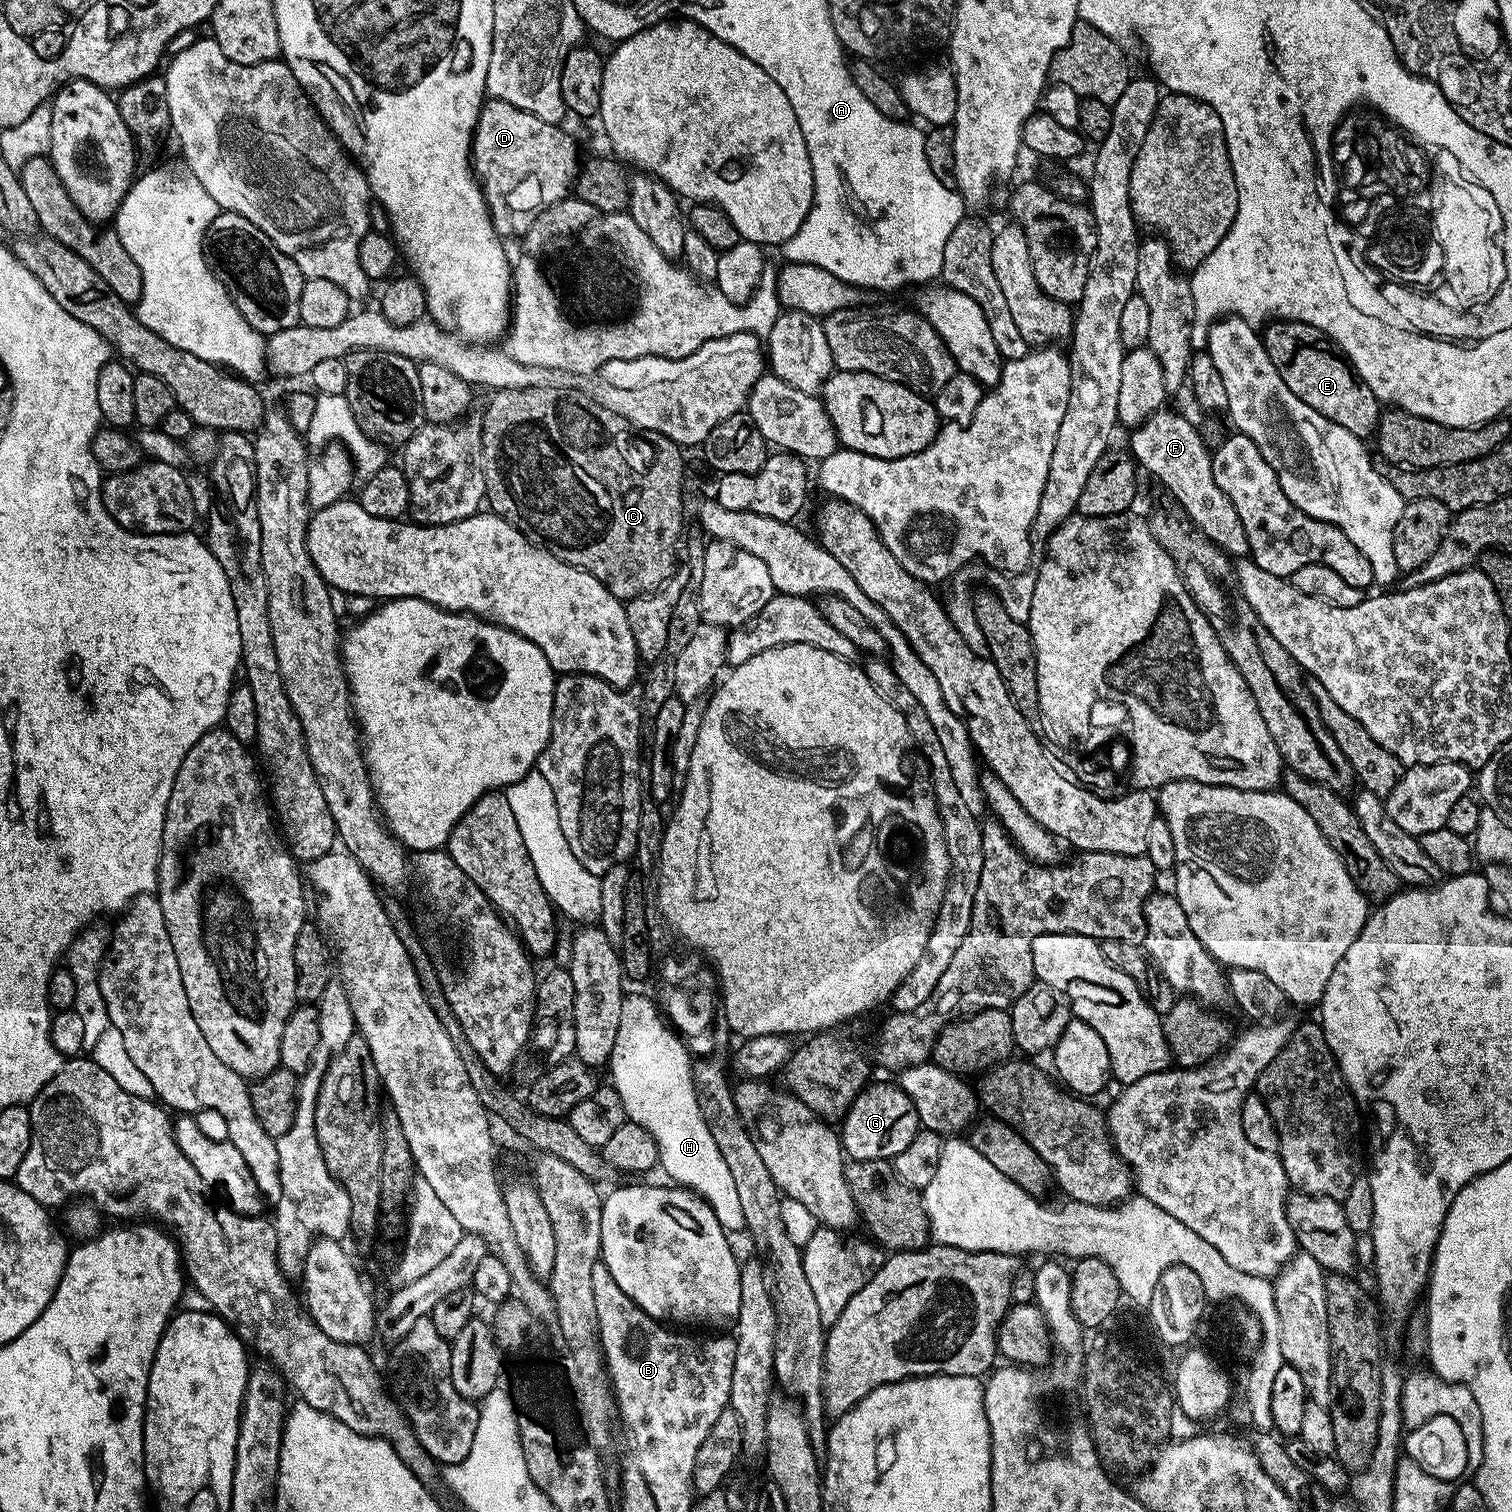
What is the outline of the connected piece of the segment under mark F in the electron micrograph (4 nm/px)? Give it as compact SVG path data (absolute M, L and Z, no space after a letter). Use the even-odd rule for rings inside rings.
M1168 411L1155 412L1150 418L1146 418L1146 422L1131 429L1130 451L1133 460L1180 503L1179 511L1192 521L1194 527L1199 528L1206 539L1217 544L1229 557L1247 557L1248 539L1242 518L1238 518L1234 502L1230 502L1230 498L1226 498L1226 494L1218 490L1218 482L1214 482L1210 448L1204 445L1199 430L1186 417Z

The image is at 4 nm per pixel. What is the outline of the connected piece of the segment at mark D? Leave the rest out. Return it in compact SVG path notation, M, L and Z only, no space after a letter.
M485 99L476 129L472 132L472 171L476 173L478 187L484 192L486 211L492 216L492 224L502 238L523 237L544 210L554 206L557 199L570 196L564 188L571 189L575 185L582 156L576 153L575 138L562 129L560 124L547 124L526 110L518 110L518 106L510 106L510 102Z

